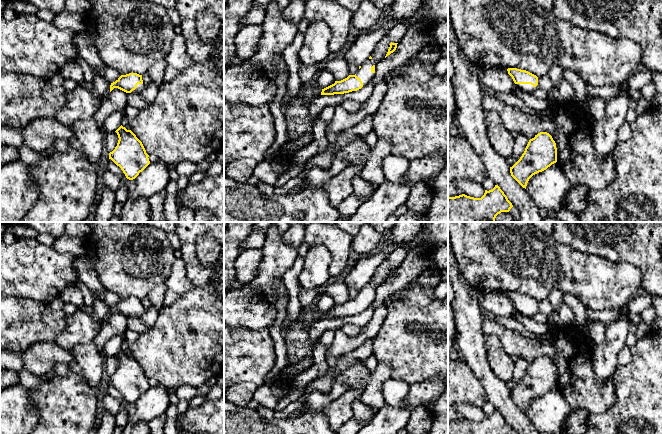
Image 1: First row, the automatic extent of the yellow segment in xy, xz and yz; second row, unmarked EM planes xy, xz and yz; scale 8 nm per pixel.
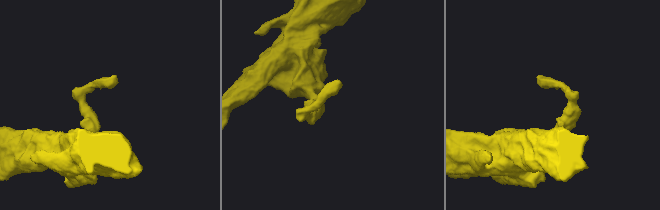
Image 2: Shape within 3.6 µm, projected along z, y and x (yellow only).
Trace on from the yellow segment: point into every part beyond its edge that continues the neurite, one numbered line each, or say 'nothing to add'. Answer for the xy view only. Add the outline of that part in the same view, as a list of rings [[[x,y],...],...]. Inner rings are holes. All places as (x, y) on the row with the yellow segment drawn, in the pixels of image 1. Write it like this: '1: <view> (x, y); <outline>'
1: xy (140, 87); [[[138,84],[137,88],[133,90],[131,93],[140,94],[145,89],[145,87],[145,84]]]

